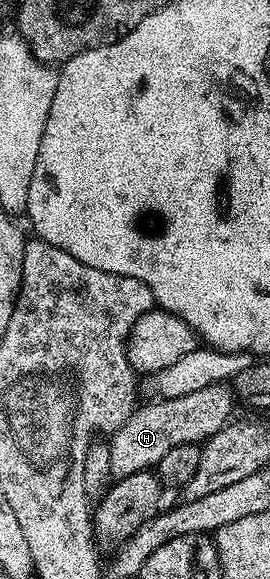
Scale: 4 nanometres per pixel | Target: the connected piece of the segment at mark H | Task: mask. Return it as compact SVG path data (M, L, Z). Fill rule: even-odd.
M229 384L206 386L180 398L156 399L151 405L139 404L130 418L109 438L111 478L117 479L153 470L180 443L193 445L209 441L216 431L229 425L235 416L236 393Z

